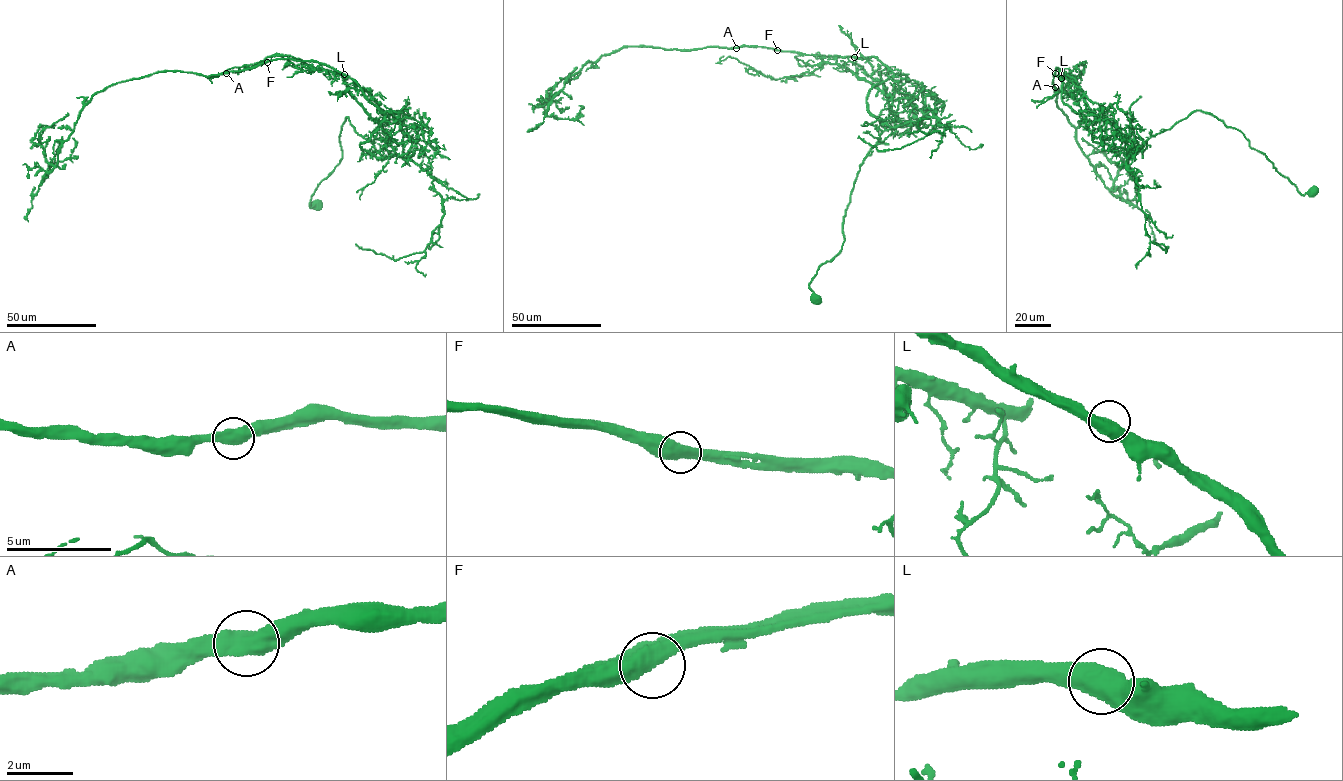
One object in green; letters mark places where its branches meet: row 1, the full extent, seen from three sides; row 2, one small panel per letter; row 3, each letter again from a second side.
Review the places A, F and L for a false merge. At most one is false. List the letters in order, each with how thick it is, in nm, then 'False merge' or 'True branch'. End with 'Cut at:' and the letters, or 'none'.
A: Thickness 600 nm. True branch
F: Thickness 600 nm. True branch
L: Thickness 550 nm. True branch
Cut at: none

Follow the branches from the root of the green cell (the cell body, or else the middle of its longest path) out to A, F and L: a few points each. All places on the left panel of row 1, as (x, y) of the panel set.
A: (317, 204), (346, 117), (394, 154), (385, 114), (316, 62), (226, 73)
F: (317, 204), (346, 117), (394, 154), (385, 114), (325, 65), (267, 62)
L: (317, 204), (310, 206), (311, 196), (342, 157), (346, 117), (381, 155), (394, 153), (385, 114), (344, 74)

